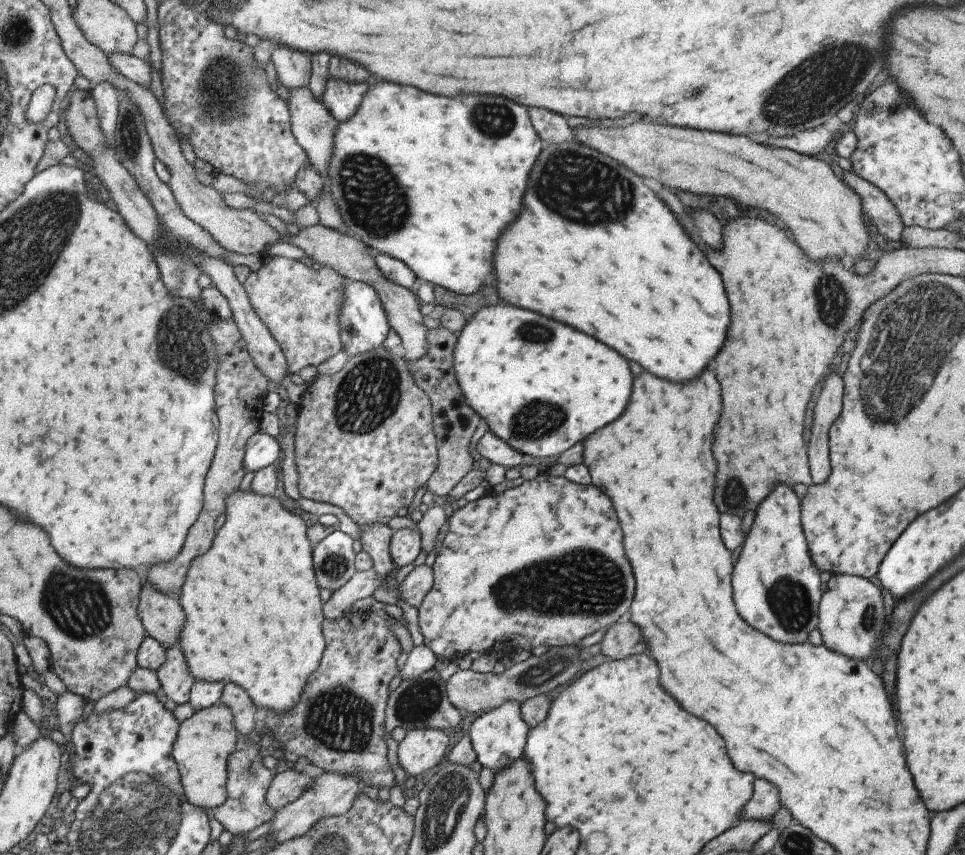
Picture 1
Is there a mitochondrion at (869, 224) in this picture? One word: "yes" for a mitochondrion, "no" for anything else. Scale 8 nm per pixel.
no

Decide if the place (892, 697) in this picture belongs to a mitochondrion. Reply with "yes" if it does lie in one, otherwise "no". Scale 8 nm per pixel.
no

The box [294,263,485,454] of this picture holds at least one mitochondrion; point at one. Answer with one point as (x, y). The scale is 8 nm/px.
(370, 393)

